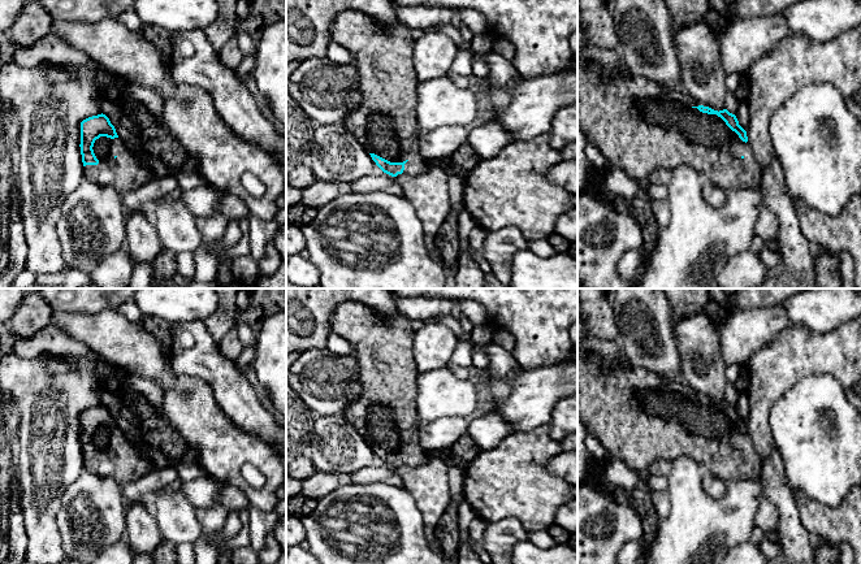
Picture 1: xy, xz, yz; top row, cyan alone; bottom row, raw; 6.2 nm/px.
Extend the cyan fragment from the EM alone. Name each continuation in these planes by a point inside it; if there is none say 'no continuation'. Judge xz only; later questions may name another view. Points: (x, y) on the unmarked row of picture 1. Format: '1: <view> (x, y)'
1: xz (385, 415)

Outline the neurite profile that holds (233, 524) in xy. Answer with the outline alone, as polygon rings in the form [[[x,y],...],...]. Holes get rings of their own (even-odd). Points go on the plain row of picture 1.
[[[235,509],[228,511],[225,525],[217,530],[217,535],[213,539],[208,539],[207,537],[202,537],[204,542],[219,548],[220,551],[226,550],[224,546],[224,541],[235,535],[242,528],[242,522],[239,519],[239,513]]]

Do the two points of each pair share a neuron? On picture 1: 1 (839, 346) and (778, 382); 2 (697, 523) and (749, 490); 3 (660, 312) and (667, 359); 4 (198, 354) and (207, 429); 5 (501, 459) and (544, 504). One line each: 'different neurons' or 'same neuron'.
1: same neuron
2: same neuron
3: same neuron
4: different neurons
5: same neuron

